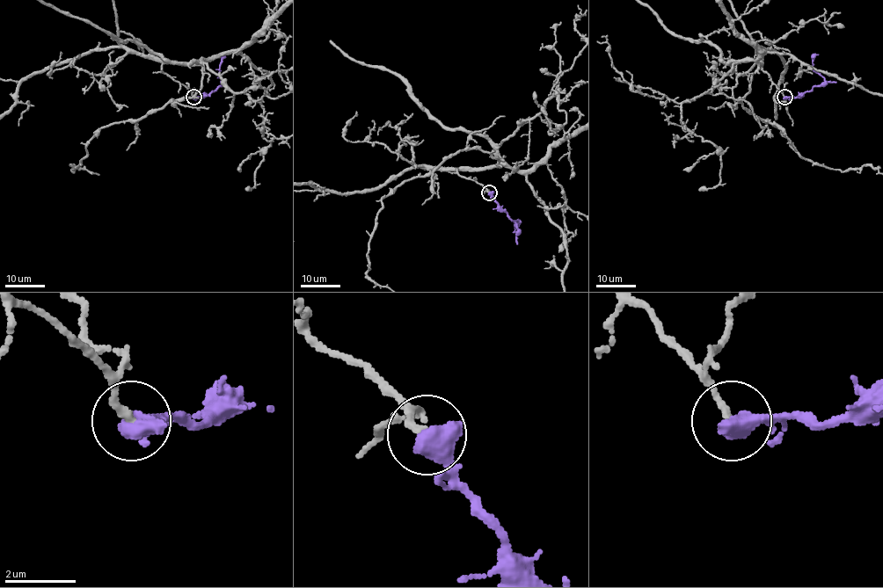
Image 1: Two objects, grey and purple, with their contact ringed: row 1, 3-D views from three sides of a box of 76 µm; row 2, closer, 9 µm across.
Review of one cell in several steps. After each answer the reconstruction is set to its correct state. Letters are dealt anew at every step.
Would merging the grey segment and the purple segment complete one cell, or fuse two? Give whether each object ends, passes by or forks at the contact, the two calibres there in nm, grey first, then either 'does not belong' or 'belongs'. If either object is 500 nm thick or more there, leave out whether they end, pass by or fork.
220 nm thick on the grey side, 700 nm on the other; belongs

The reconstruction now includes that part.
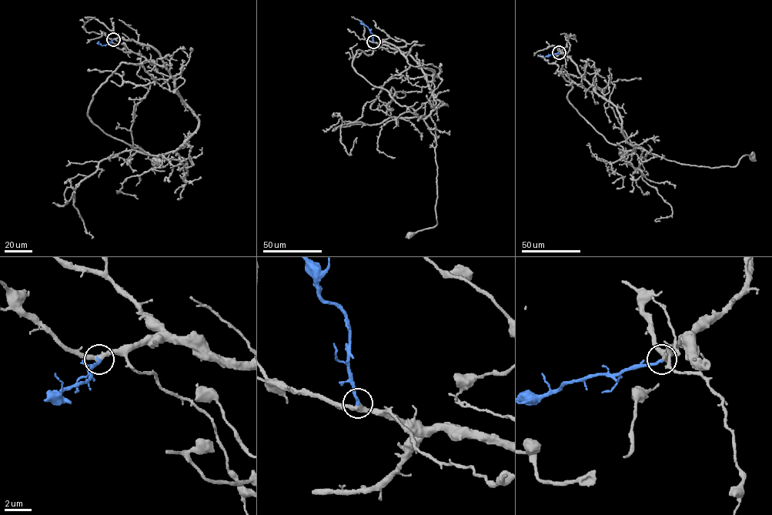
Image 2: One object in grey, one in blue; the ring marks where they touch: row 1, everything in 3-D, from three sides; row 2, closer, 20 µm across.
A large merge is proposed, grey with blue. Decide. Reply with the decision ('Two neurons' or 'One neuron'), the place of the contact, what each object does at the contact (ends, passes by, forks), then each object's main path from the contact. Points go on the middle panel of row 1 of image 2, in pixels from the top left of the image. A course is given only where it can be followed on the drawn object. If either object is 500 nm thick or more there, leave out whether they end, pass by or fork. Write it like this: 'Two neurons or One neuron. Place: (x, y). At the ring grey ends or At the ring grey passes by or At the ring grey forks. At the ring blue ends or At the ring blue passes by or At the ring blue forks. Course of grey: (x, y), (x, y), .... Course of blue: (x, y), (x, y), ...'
One neuron. Place: (373, 41). At the ring grey passes by. At the ring blue ends. Course of grey: (373, 41), (406, 52), (421, 67), (431, 94), (446, 105), (424, 119), (436, 141), (437, 224), (409, 235). Course of blue: (373, 41), (370, 30), (359, 21)

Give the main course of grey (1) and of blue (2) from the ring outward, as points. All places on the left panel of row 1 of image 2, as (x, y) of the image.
1: (113, 39), (157, 51), (198, 120), (172, 152), (186, 161), (188, 175), (185, 161), (155, 162)
2: (113, 39), (105, 45), (97, 43)

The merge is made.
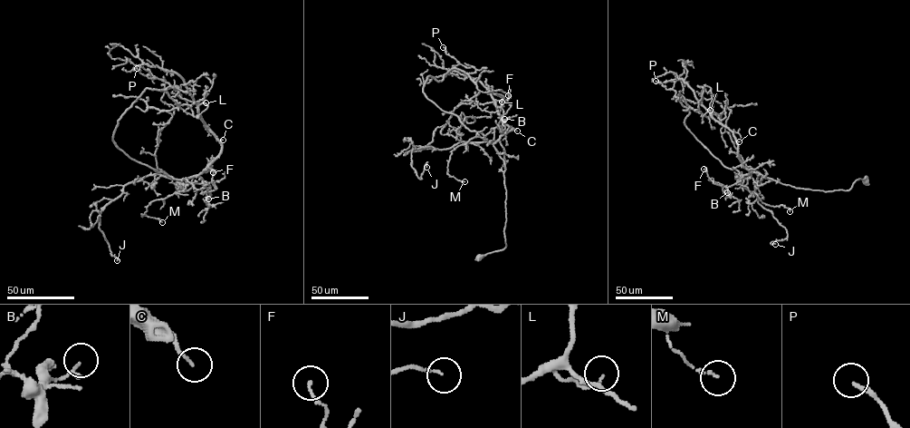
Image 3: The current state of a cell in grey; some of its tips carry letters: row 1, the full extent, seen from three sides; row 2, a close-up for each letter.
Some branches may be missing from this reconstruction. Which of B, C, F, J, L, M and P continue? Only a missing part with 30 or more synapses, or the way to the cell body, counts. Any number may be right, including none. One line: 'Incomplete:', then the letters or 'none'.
Incomplete: none

